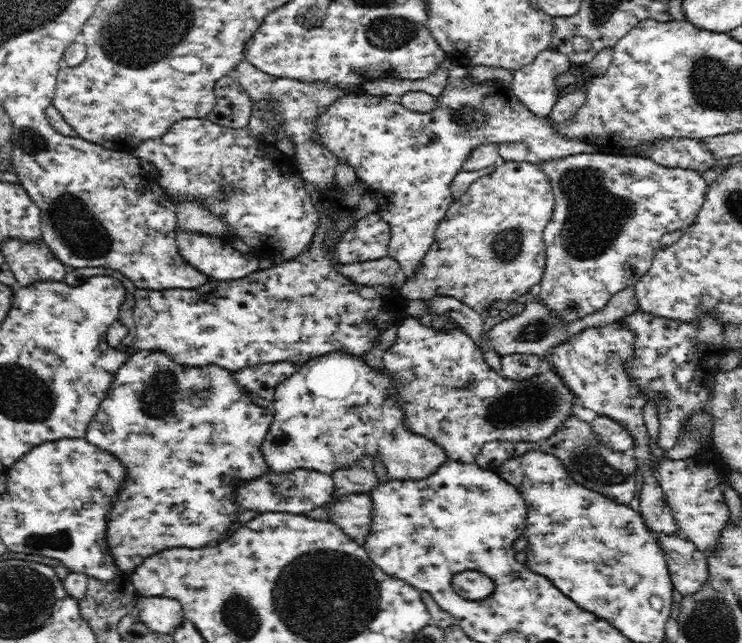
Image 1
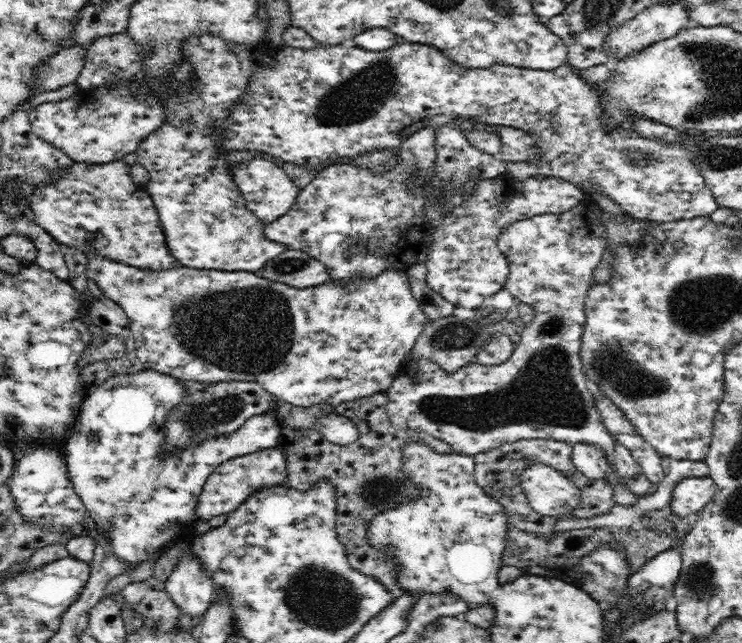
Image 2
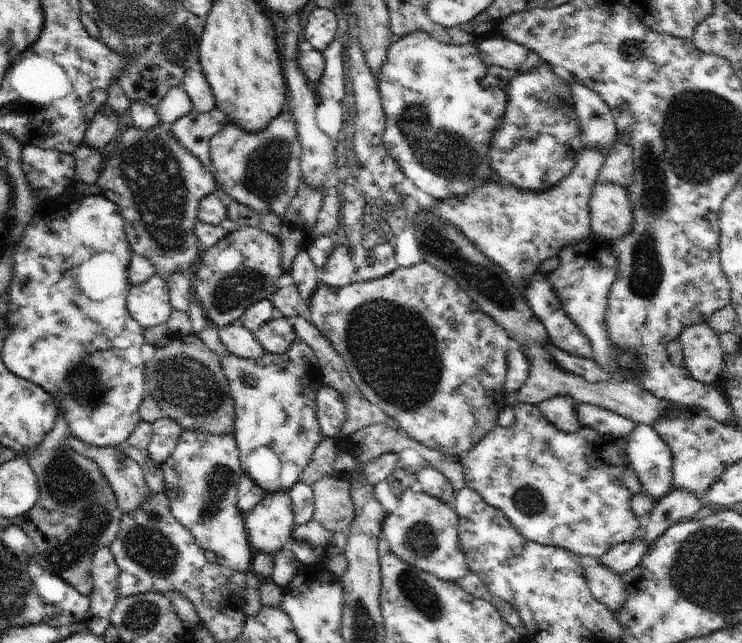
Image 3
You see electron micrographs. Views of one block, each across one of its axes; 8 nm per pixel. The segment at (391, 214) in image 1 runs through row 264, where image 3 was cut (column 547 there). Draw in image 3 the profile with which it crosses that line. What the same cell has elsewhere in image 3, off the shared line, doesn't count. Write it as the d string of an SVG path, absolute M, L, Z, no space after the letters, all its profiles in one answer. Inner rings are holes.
M557 396L541 402L538 408L548 419L548 422L551 422L558 430L575 433L582 427L574 413L574 406L577 404L579 403L571 396Z

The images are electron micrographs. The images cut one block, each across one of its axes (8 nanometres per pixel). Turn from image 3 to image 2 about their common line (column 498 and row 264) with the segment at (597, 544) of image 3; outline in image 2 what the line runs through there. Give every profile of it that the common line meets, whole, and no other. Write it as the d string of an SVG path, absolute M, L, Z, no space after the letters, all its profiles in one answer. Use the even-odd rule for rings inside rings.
M506 172L493 179L480 179L459 207L435 226L424 262L428 286L455 307L479 308L484 298L505 287L508 278L508 259L496 243L506 226L520 220L554 218L588 200L587 194L578 186L556 177L534 175L526 180L516 180Z

